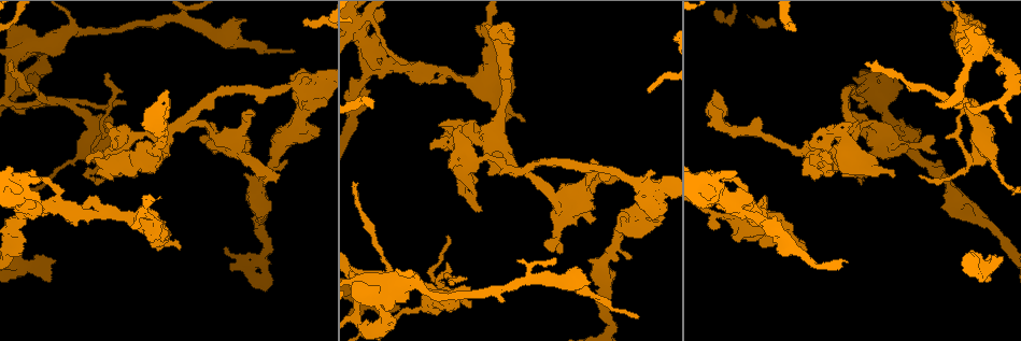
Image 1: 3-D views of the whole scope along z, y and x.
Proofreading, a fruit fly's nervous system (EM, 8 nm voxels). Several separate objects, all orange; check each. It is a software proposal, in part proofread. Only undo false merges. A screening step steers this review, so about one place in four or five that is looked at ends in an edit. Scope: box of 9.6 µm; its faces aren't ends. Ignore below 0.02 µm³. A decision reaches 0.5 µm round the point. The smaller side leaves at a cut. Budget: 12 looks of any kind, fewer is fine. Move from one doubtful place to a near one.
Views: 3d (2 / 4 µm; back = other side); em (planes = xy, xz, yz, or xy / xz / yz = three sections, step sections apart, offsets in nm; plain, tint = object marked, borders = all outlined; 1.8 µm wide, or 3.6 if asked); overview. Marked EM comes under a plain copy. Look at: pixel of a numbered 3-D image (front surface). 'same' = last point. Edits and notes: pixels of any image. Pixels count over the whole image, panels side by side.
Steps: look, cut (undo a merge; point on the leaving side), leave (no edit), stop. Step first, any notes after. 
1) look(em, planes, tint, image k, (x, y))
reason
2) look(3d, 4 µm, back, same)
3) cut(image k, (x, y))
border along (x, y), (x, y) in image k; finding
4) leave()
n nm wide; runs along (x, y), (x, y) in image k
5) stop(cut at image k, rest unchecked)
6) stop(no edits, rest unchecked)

look(3d, 4 µm, image 1, (962, 30))
sharp bend

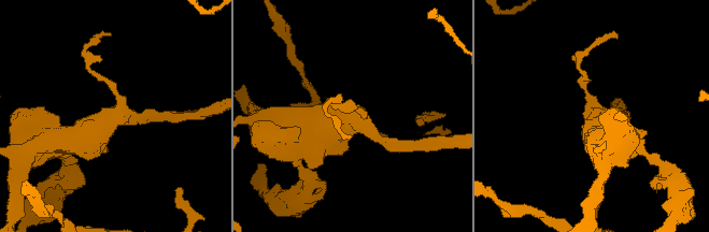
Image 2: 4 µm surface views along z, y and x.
look(em, 3.6 µm, xz, step 16, tint, image 2, (120, 114))
shape alone is not enough

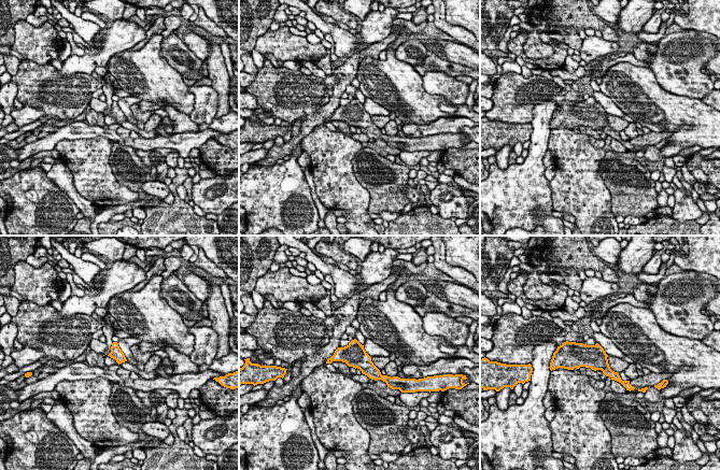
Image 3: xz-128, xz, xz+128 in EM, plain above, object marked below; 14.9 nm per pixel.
leave()
180 nm wide; continuous, no second neuron

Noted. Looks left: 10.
look(em, planes, tint, image 1, (175, 126))
arms part here

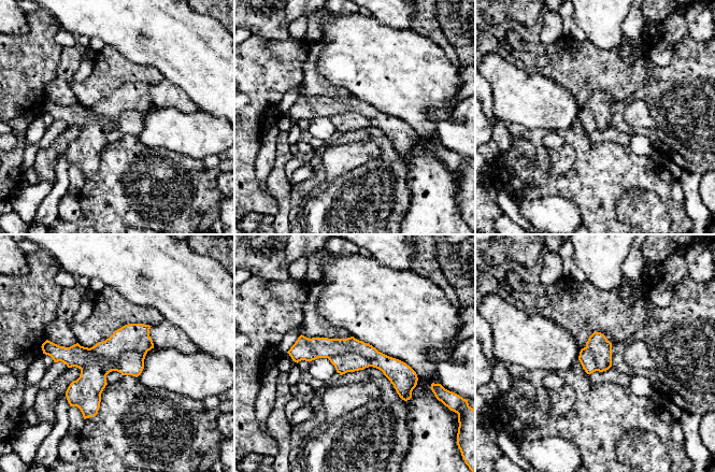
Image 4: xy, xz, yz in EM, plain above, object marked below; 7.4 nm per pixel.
cut(image 4, (318, 347))
220 nm wide; two neurons meet here

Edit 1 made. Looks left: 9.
look(overview)
redraw

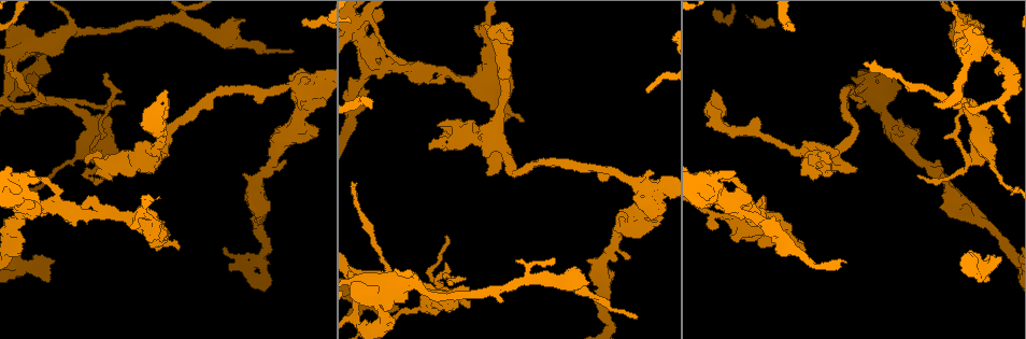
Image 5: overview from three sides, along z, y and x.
look(em, planes, tint, image 5, (39, 102))
a fork

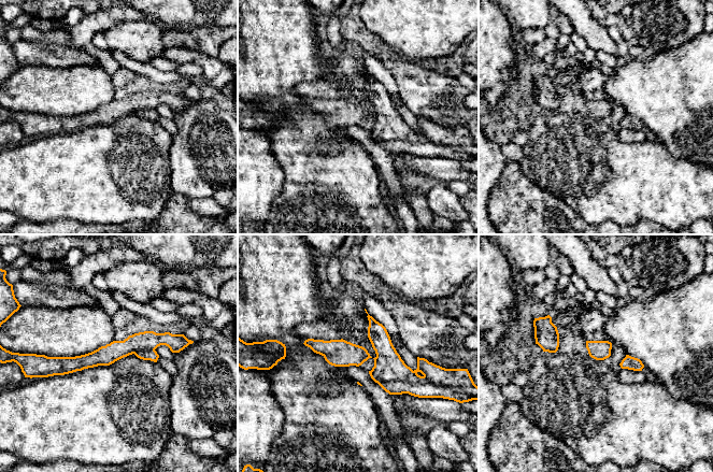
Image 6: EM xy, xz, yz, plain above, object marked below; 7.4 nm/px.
cut(image 6, (152, 355))
border along (154, 348), (142, 348), (133, 353) in image 6; two neurons meet here

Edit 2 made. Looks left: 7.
look(em, xz, step 8, tint, image 5, (707, 186))
calibre changes

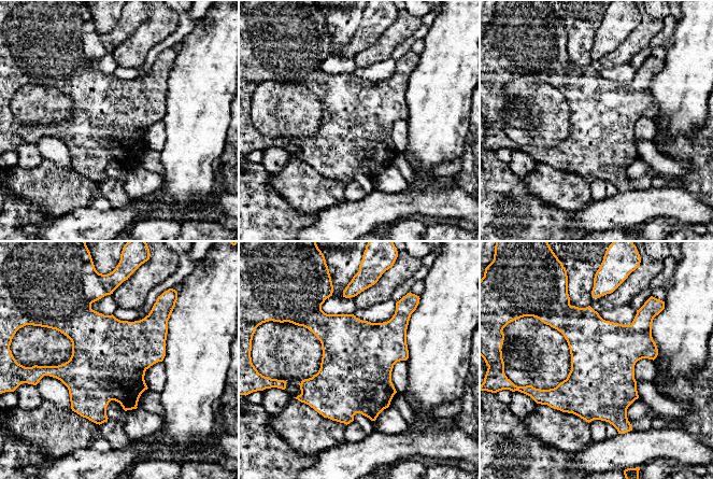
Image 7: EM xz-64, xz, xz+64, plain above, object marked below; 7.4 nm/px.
look(em, xy, step 8, tint, same)

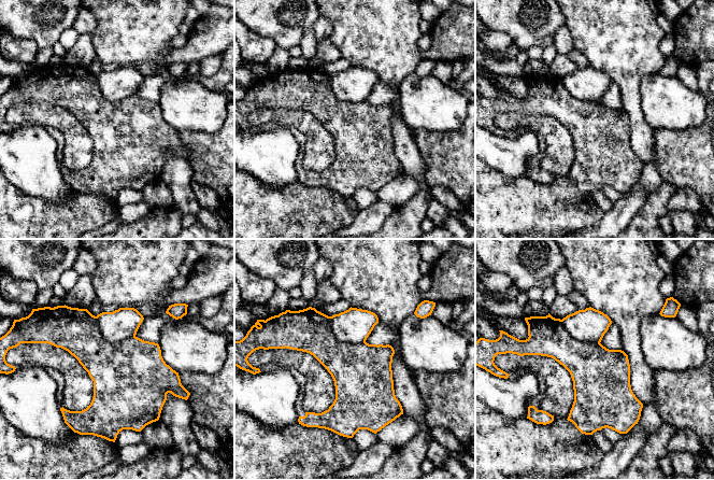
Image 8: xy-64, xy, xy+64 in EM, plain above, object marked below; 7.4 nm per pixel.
cut(image 8, (116, 326))
border along (96, 316), (105, 339), (134, 336) in image 8; two neurons meet here

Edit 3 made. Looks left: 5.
look(overview)

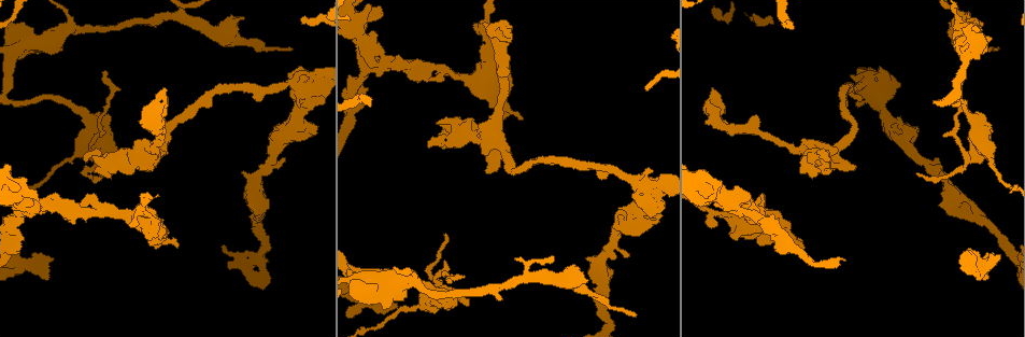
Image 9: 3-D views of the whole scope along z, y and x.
look(3d, 4 µm, image 9, (979, 265))

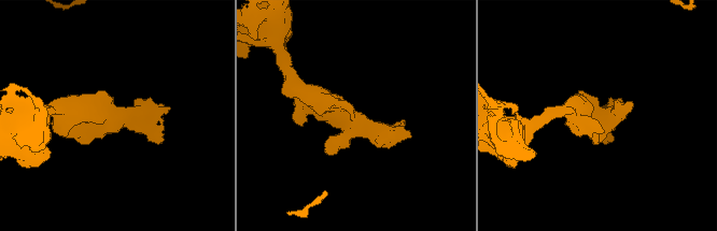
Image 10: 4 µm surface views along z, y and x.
look(em, xy, step 16, tint, image 10, (357, 124))
shape alone is not enough

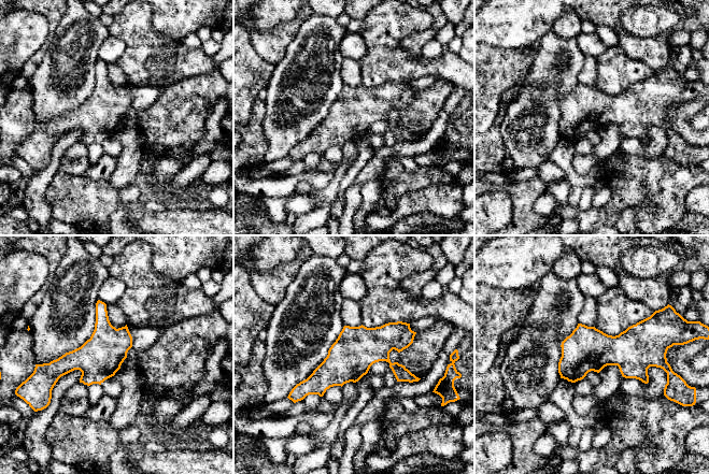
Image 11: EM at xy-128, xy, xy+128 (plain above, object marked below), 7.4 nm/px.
look(em, planes, tint, same)

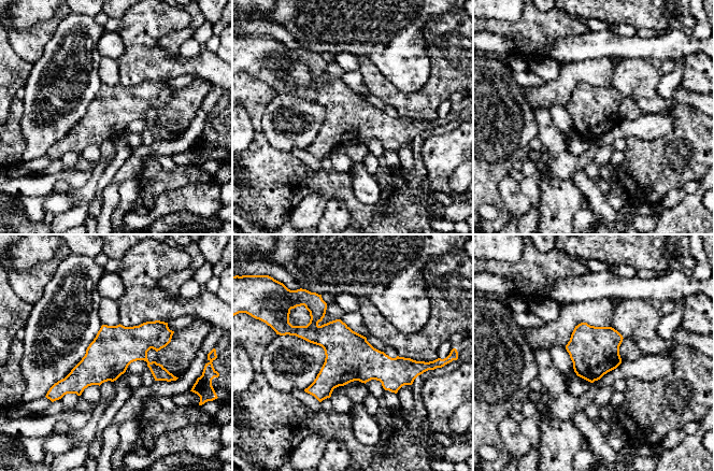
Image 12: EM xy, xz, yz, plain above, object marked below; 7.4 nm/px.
leave()
runs along (293, 332), (416, 367) in image 12; all the same neuron

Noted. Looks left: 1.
stop(cut at image 4, cut at image 6, cut at image 8, rest unchecked)

